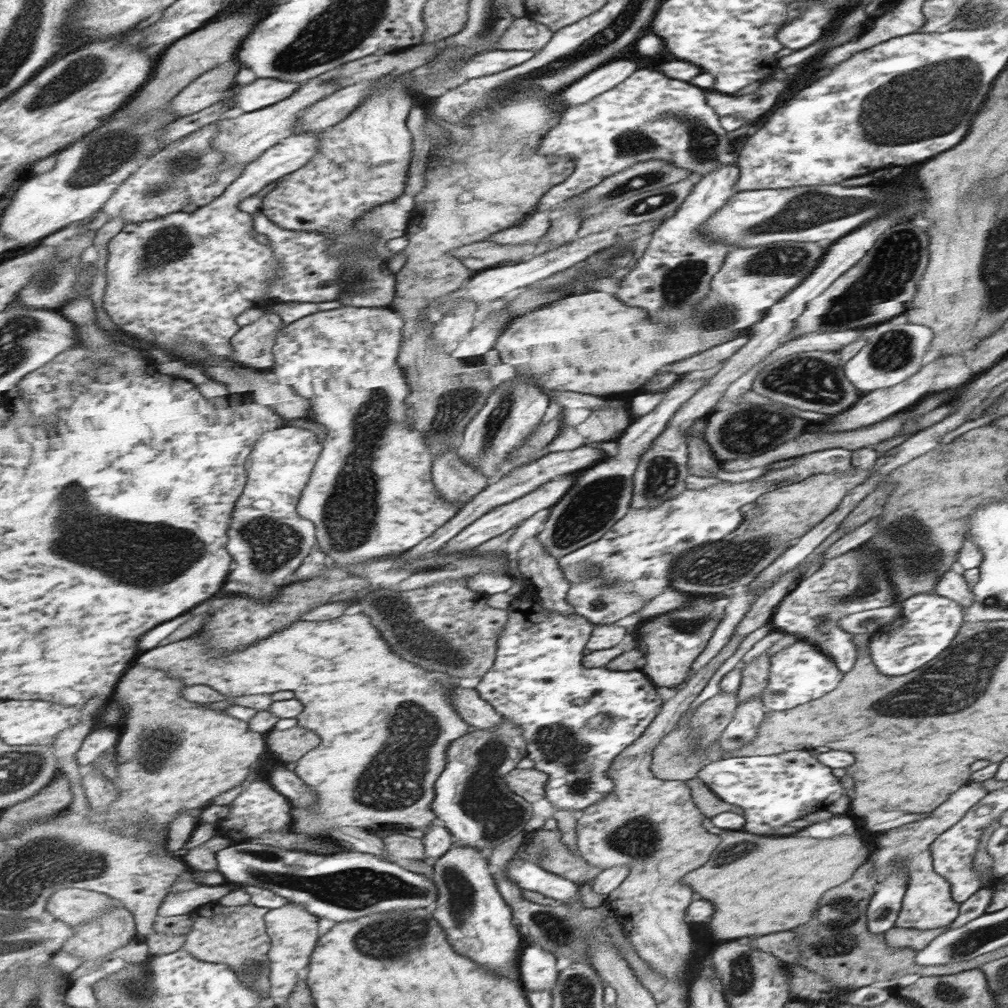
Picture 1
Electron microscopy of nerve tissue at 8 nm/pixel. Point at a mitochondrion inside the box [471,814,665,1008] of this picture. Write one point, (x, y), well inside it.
(637, 839)

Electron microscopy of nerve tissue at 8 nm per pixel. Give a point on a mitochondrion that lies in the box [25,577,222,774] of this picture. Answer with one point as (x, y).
(159, 743)

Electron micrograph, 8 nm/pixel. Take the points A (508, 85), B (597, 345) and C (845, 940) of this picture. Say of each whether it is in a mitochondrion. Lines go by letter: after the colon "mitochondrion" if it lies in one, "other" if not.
A: mitochondrion
B: other
C: mitochondrion

